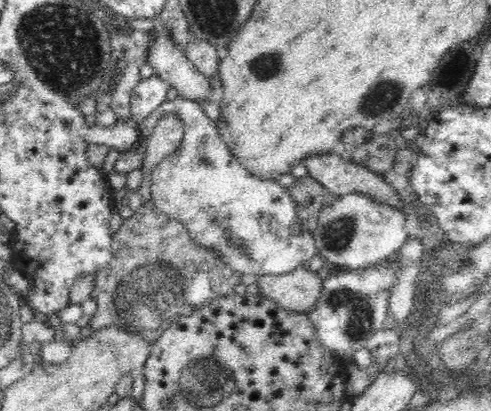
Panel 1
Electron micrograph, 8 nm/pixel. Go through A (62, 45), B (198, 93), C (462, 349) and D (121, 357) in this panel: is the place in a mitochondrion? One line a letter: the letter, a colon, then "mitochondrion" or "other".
A: mitochondrion
B: other
C: mitochondrion
D: other

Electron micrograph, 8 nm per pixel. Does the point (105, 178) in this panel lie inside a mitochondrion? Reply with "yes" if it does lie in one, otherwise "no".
no

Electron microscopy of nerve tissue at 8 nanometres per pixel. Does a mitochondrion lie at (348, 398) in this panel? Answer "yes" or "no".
no

